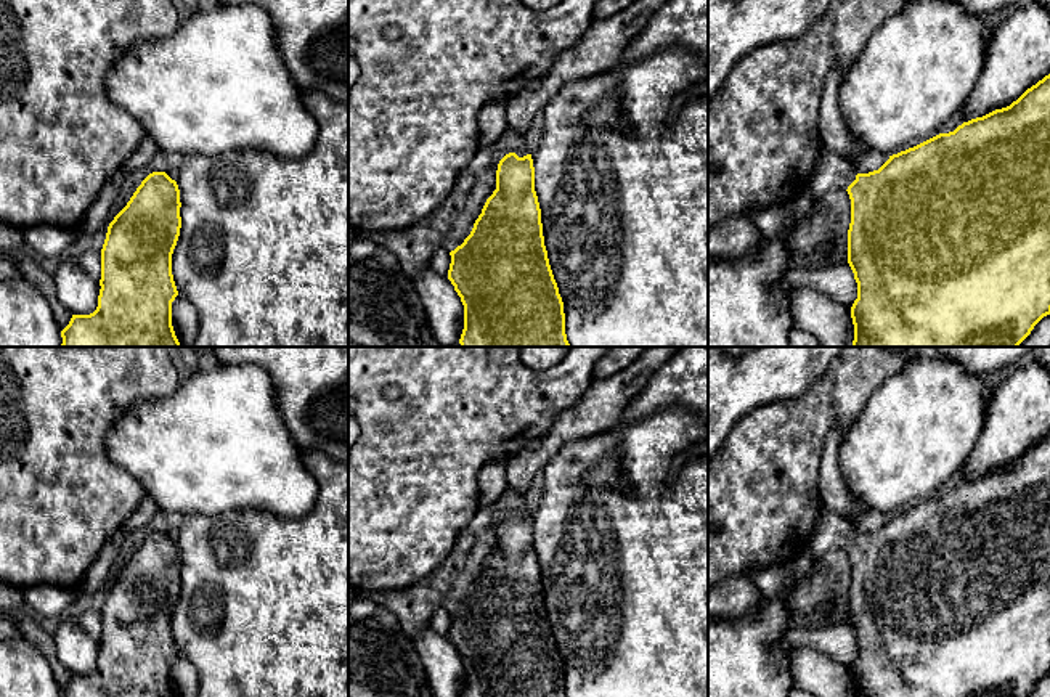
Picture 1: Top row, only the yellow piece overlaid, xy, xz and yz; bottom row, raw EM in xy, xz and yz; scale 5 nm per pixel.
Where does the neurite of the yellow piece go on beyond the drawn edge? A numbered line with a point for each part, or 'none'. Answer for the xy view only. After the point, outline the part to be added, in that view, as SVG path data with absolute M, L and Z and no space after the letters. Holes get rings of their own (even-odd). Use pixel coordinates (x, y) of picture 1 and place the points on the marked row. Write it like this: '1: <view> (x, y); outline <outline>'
none

